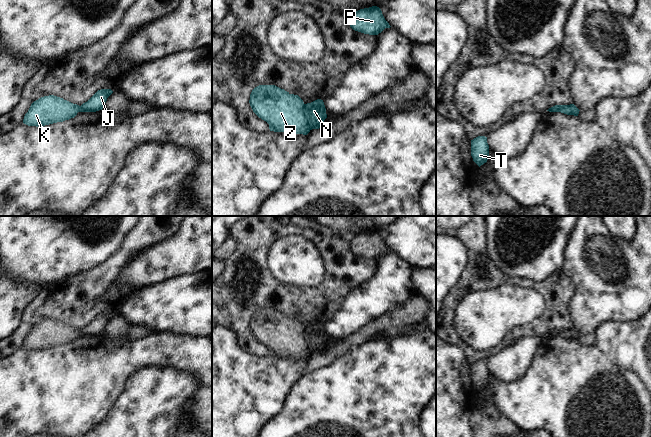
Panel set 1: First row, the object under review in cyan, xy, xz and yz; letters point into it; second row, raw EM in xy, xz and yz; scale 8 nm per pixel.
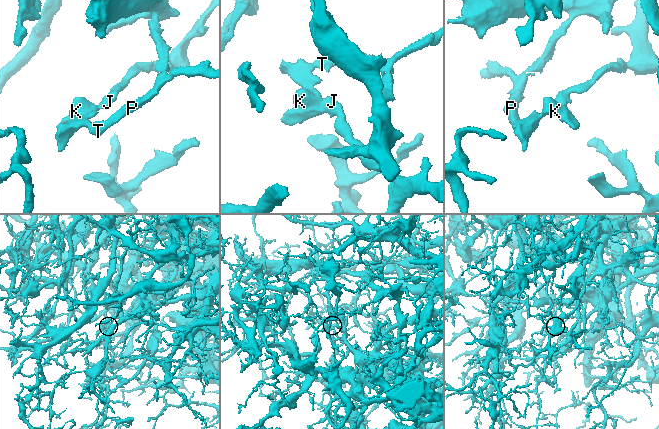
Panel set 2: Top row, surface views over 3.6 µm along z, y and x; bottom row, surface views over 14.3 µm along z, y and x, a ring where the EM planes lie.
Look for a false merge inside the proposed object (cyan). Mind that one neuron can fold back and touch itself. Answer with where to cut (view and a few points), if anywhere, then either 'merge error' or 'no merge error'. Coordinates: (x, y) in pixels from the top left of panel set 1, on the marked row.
cut in xz along (304, 104), (303, 116), (311, 129); merge error

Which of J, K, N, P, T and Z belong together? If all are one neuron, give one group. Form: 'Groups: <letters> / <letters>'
Groups: J N / K P T Z

